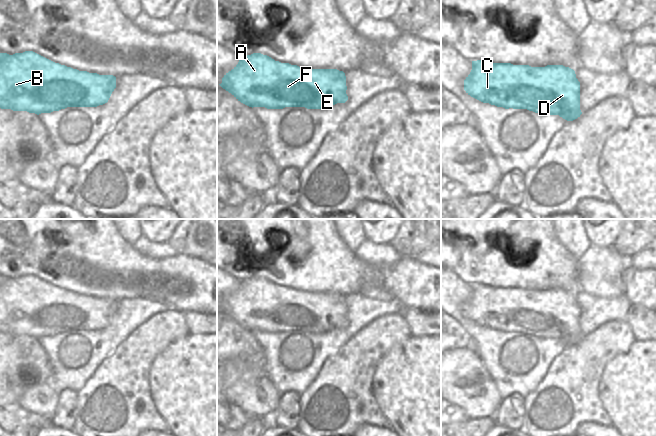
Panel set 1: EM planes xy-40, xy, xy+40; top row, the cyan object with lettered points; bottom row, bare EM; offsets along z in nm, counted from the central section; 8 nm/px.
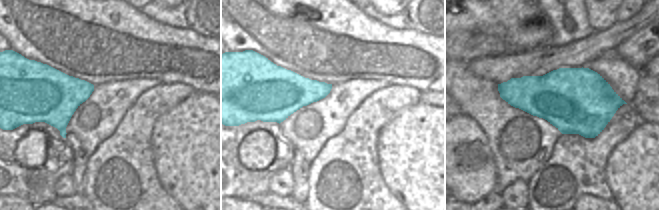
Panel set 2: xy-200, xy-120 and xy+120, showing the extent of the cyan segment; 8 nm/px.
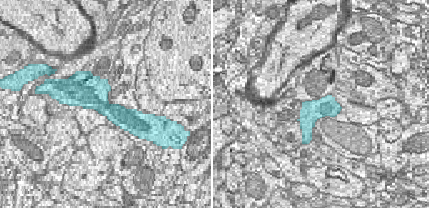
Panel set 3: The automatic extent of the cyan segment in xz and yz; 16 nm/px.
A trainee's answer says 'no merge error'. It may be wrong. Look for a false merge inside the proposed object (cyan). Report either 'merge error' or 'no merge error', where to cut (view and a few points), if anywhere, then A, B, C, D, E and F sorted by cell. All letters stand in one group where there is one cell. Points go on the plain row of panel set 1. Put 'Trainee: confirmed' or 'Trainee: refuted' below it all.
no merge error | no cut | A B C D E F
Trainee: confirmed

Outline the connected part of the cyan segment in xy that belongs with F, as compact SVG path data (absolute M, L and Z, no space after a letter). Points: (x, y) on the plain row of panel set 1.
M261 277L240 281L238 288L224 299L222 307L219 309L238 325L252 332L305 331L307 333L325 333L348 324L346 300L343 295L299 291L275 285Z

